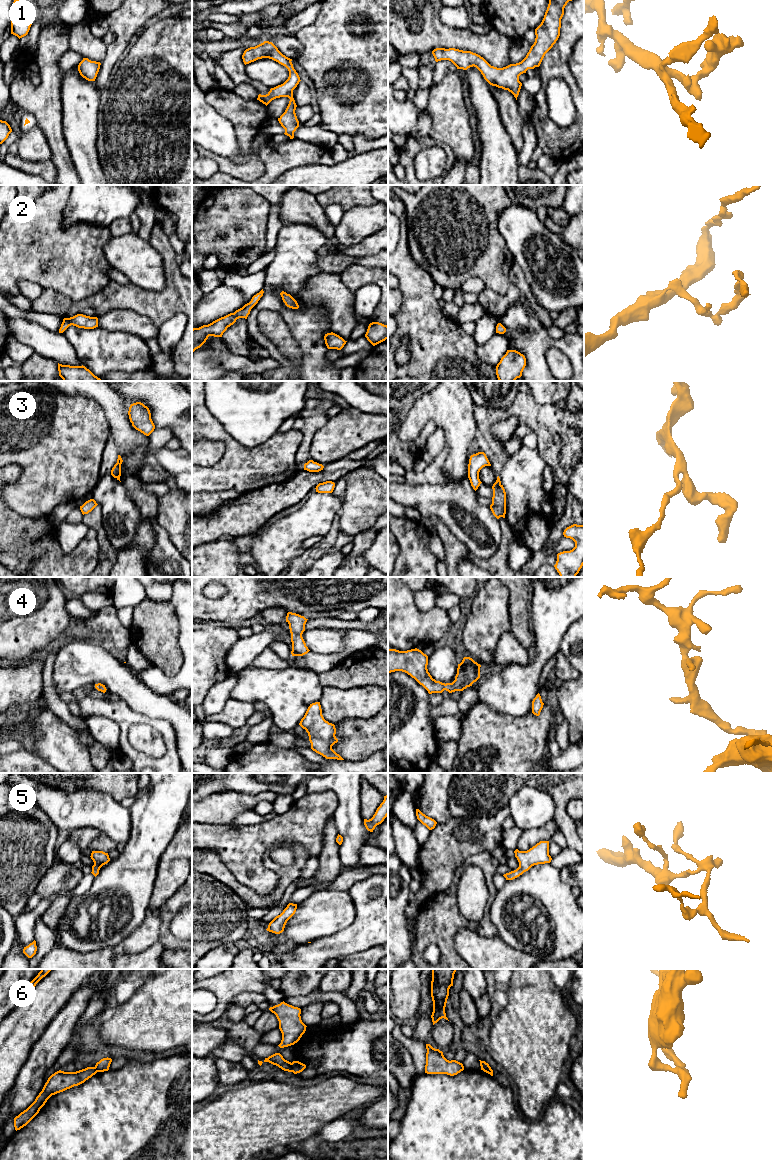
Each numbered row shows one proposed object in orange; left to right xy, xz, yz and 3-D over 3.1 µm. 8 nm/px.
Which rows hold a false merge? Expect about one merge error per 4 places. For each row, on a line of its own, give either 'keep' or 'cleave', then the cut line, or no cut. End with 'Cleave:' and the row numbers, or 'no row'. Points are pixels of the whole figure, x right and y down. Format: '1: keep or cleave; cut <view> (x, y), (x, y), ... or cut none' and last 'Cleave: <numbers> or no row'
1: keep; cut none
2: keep; cut none
3: keep; cut none
4: keep; cut none
5: keep; cut none
6: cleave; cut xz (290, 1063), (292, 1071)
Cleave: 6

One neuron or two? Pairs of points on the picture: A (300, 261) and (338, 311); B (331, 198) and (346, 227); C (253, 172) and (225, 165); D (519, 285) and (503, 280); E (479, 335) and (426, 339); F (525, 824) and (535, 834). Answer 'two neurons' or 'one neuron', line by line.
A: two neurons
B: two neurons
C: one neuron
D: two neurons
E: two neurons
F: two neurons

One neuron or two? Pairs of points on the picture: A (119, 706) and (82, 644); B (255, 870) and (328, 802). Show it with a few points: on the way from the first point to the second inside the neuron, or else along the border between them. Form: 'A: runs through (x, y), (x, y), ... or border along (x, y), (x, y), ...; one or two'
A: border along (114, 697), (124, 700), (134, 710); two
B: runs through (260, 847), (278, 829), (298, 825), (305, 819); one

